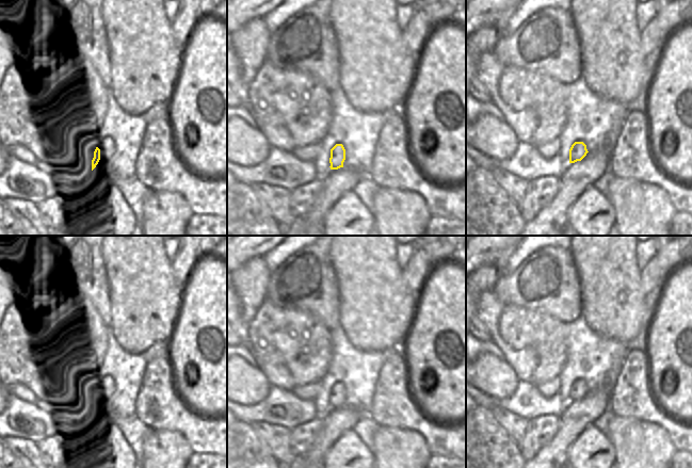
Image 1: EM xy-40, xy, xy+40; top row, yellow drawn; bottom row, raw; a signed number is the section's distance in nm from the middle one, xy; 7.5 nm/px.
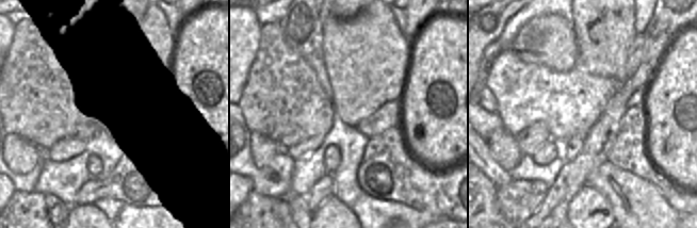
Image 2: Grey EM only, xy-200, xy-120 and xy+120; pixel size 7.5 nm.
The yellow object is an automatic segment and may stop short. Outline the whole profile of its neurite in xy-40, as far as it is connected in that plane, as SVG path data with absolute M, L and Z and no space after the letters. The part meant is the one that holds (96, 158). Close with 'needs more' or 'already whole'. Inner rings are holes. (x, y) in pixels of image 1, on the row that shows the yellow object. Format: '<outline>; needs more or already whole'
M91 147L87 149L87 174L92 174L100 160L100 149L98 147Z; needs more

